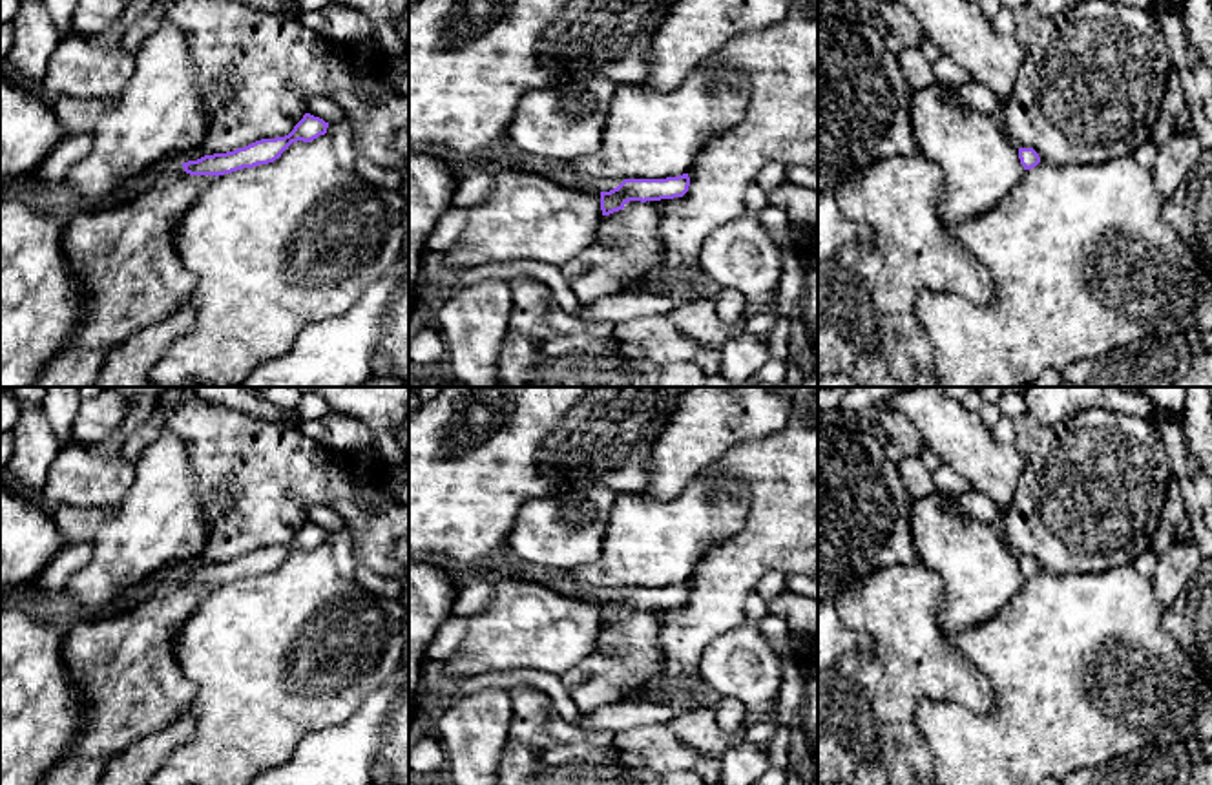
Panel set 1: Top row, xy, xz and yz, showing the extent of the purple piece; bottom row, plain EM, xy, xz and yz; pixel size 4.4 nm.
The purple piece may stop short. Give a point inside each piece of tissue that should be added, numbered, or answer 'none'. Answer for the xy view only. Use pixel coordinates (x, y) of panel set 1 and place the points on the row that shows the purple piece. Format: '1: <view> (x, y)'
1: xy (258, 72)

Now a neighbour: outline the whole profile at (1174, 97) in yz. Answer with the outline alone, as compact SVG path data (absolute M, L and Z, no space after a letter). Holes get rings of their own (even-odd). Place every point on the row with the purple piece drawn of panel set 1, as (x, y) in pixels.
M1172 69L1166 80L1166 91L1165 91L1163 106L1159 111L1159 120L1152 135L1152 141L1157 146L1166 144L1177 135L1175 133L1175 115L1185 104L1186 104L1185 91L1179 84L1175 69Z

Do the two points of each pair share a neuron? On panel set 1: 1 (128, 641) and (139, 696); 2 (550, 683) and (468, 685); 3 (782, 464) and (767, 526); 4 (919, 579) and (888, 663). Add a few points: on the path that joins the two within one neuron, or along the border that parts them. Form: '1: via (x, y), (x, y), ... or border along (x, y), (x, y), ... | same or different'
1: via (128, 654), (132, 683) | same
2: via (530, 680), (488, 680) | same
3: via (773, 479), (773, 512) | same
4: via (908, 599), (904, 603), (904, 643) | same

